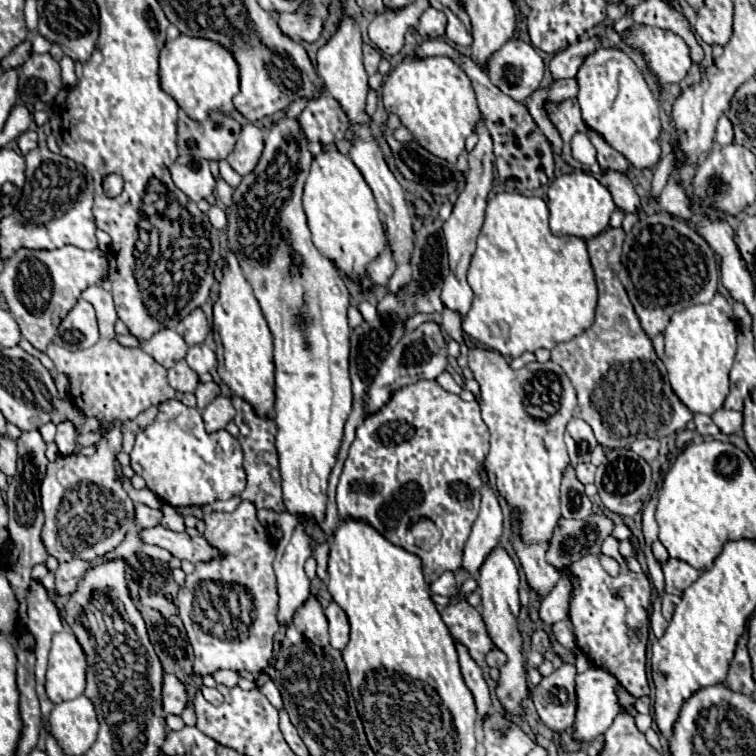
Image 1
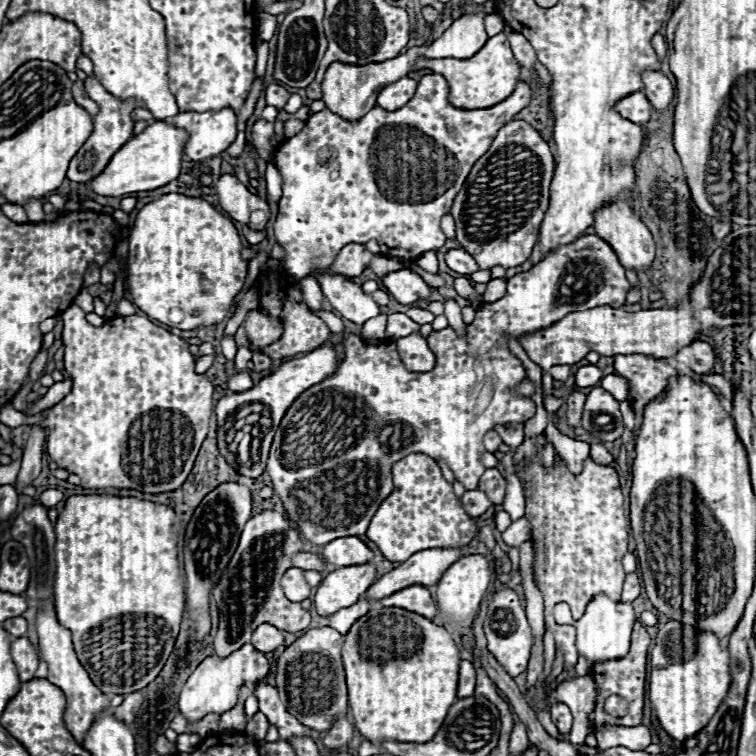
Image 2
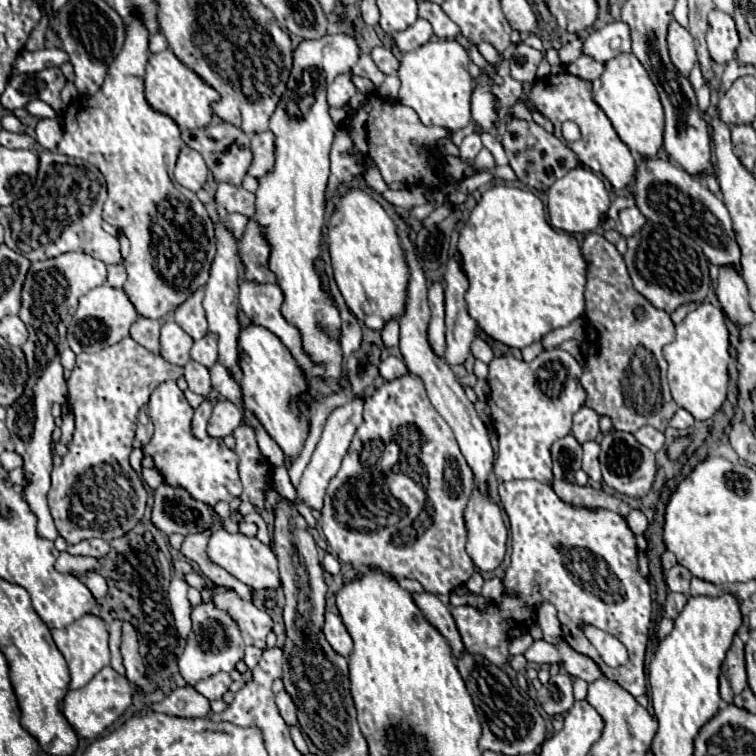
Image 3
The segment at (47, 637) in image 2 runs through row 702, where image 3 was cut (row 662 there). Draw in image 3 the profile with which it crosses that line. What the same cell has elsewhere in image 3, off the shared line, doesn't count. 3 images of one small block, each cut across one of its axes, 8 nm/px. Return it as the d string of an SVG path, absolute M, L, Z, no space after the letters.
M84 614L82 618L78 618L76 622L72 622L66 628L60 630L52 630L52 638L58 646L58 650L62 652L68 668L70 668L70 688L82 688L86 686L92 676L110 664L110 650L108 650L108 626L100 616L94 614Z

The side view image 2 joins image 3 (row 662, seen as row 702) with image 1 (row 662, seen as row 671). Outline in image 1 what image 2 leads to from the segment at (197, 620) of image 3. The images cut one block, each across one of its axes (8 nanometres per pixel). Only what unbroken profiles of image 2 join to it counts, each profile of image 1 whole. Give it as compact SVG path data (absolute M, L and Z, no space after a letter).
M242 500L234 512L204 514L204 538L218 550L218 556L210 562L198 562L182 586L182 592L192 598L192 606L182 608L182 620L194 648L196 674L204 676L228 668L258 676L272 662L272 640L280 628L276 622L278 592L272 570L276 552L270 532L258 522L256 512L252 502Z

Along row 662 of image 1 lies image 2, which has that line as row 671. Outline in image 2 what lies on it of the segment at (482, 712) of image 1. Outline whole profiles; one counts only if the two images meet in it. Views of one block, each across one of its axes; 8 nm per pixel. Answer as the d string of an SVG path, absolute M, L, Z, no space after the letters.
M460 662L460 682L458 682L458 698L468 698L474 694L476 686L476 668L472 662Z

